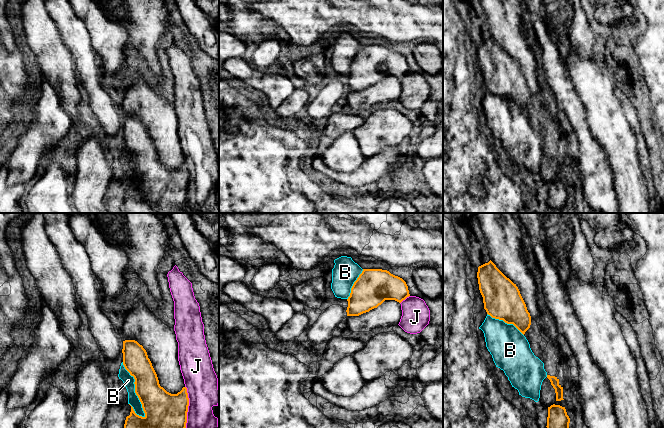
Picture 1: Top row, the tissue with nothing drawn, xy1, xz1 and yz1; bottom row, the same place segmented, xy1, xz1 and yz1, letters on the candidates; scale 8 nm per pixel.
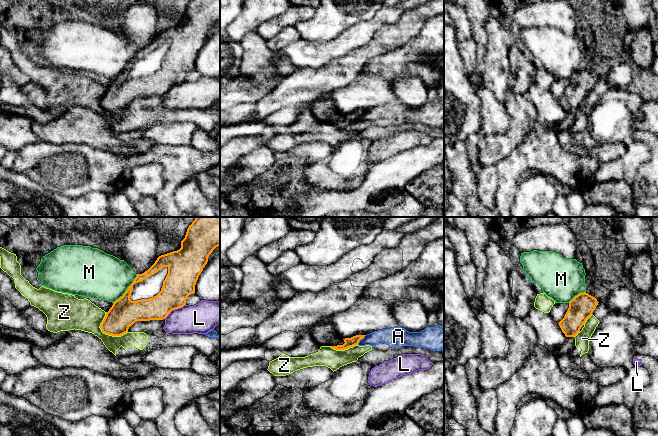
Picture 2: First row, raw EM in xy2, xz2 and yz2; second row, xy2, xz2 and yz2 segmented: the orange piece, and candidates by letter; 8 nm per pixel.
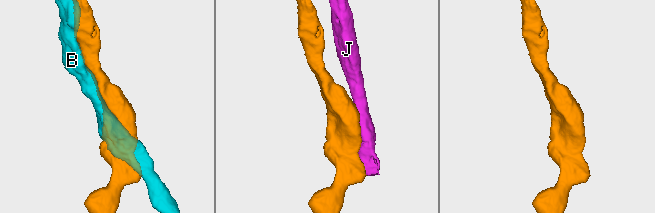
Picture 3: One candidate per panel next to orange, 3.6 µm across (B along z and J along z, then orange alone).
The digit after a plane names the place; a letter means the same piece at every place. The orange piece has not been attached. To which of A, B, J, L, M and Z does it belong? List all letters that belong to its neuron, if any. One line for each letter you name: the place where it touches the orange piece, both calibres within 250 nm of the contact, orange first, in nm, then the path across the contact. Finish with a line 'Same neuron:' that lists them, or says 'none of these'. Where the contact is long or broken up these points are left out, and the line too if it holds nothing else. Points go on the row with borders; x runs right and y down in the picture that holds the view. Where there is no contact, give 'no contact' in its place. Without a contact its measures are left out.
Same neuron: none of these

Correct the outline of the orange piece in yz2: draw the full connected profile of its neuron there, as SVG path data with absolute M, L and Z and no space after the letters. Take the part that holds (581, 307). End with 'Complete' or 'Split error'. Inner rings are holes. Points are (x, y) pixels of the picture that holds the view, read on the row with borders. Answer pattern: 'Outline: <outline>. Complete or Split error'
Outline: M586 292L578 294L569 302L569 308L564 318L558 323L567 338L563 345L553 350L556 357L569 354L573 349L575 346L574 337L592 315L598 303L595 297Z. Split error

